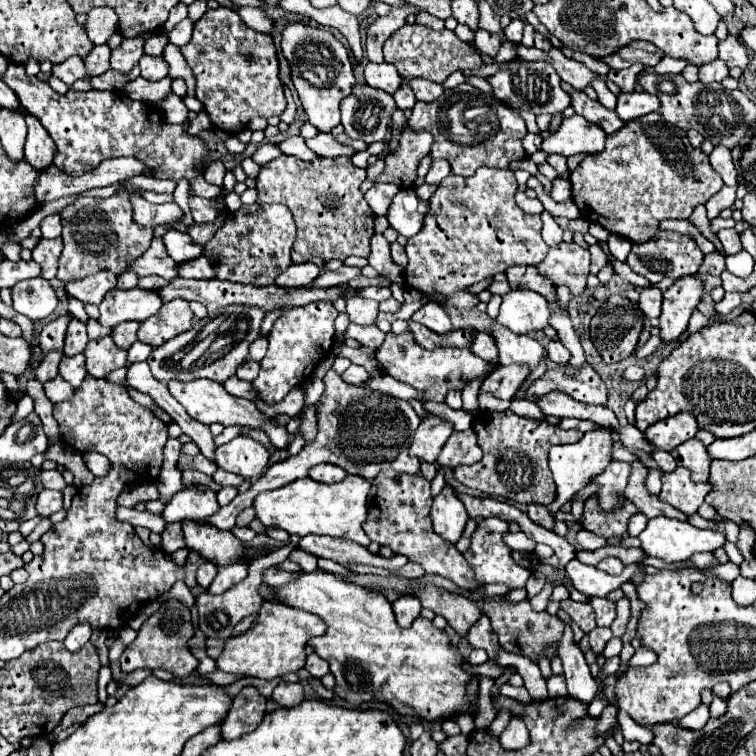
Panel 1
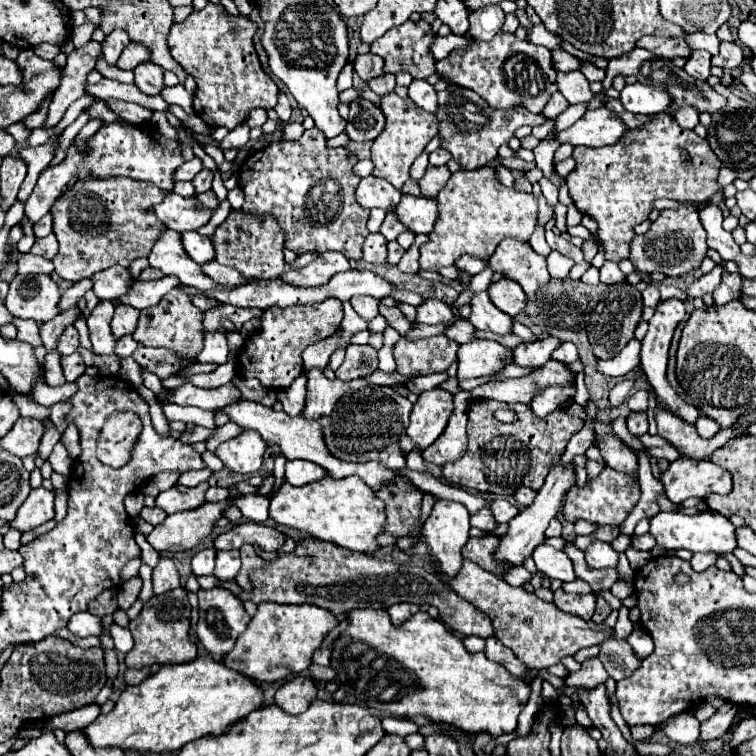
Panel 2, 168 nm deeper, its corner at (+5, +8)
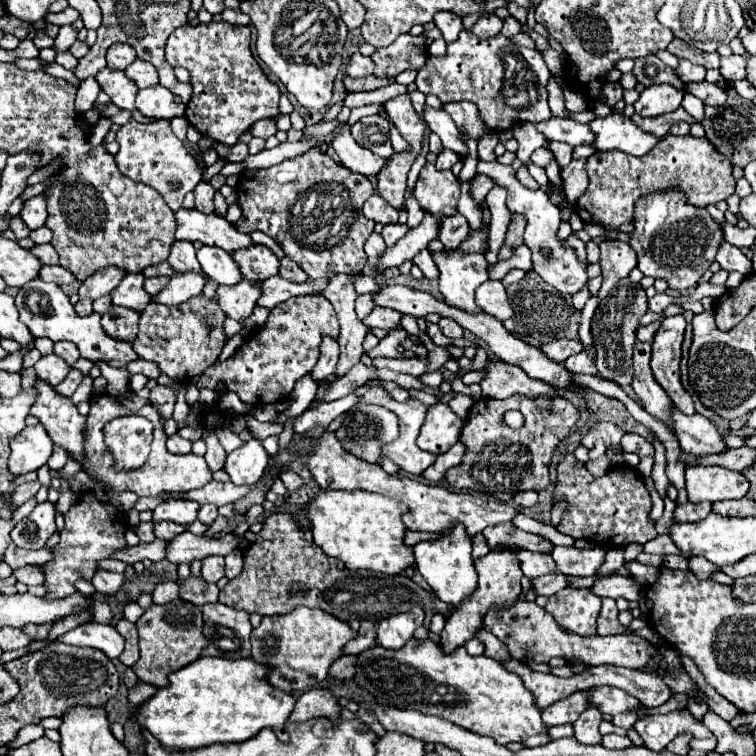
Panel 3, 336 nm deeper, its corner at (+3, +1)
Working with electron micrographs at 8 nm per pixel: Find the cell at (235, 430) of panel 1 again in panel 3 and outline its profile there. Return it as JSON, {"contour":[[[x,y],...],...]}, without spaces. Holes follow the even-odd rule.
{"contour":[[[172,435],[166,445],[168,445],[168,449],[170,449],[172,453],[190,453],[190,449],[192,449],[192,441],[182,439],[182,437],[178,437],[178,435]]]}

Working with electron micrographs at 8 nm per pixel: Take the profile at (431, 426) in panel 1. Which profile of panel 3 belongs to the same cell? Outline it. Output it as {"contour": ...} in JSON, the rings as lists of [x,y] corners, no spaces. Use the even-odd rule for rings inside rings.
{"contour":[[[434,403],[428,407],[426,419],[420,427],[418,447],[430,451],[434,455],[448,451],[460,437],[462,421],[452,413],[452,409],[444,403]]]}

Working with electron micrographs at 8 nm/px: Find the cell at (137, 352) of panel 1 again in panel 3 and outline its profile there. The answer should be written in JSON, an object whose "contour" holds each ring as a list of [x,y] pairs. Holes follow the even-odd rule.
{"contour":[[[40,279],[28,281],[24,287],[20,287],[16,295],[16,307],[20,311],[20,321],[30,329],[34,337],[48,337],[52,341],[72,341],[80,349],[82,357],[90,361],[102,359],[112,367],[126,367],[130,361],[138,359],[132,343],[116,341],[104,333],[98,313],[92,313],[88,317],[76,315],[70,299],[62,293],[56,283],[46,283]]]}

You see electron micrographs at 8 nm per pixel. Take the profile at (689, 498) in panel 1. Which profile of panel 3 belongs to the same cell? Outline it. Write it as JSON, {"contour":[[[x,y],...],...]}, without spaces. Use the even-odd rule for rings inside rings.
{"contour":[[[724,467],[686,469],[686,491],[690,503],[742,499],[748,493],[748,487],[748,481],[738,471],[728,471]]]}

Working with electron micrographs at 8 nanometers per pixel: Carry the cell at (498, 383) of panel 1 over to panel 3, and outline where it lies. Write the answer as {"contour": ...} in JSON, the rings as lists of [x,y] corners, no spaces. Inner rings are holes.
{"contour":[[[556,339],[540,347],[540,351],[556,363],[564,363],[570,355],[580,353],[582,349],[584,349],[582,341],[572,341],[572,339]]]}

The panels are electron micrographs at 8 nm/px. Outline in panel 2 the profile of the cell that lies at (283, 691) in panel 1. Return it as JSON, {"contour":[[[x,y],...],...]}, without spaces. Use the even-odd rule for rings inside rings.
{"contour":[[[296,676],[294,680],[286,682],[282,688],[276,692],[276,704],[288,712],[288,714],[302,714],[308,710],[310,702],[316,698],[316,684],[308,676]]]}

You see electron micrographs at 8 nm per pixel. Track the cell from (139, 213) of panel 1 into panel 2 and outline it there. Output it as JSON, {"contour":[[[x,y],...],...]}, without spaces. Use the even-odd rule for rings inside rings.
{"contour":[[[174,192],[164,196],[164,202],[154,206],[154,214],[170,228],[178,232],[186,230],[198,230],[206,226],[212,218],[210,210],[204,210],[200,202],[194,202],[192,198],[182,198]]]}

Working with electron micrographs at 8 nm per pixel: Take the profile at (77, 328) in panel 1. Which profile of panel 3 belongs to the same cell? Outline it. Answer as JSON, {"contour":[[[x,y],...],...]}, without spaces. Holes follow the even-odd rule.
{"contour":[[[58,341],[58,343],[54,345],[54,353],[56,353],[58,357],[62,357],[68,365],[74,365],[74,363],[78,361],[78,357],[80,357],[80,351],[76,349],[76,345],[72,345],[72,343],[68,343],[68,341]]]}

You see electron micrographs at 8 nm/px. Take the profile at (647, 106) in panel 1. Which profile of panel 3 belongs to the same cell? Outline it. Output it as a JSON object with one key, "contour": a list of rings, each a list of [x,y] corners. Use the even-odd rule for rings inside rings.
{"contour":[[[652,85],[640,93],[640,99],[634,103],[634,109],[642,117],[656,117],[672,113],[682,105],[684,93],[672,85]]]}

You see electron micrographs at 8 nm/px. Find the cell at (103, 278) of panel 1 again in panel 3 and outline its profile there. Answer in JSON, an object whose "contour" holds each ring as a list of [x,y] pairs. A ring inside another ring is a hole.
{"contour":[[[126,273],[124,279],[116,289],[112,289],[112,305],[128,307],[134,311],[144,311],[144,307],[150,303],[150,295],[142,287],[144,275],[142,273]]]}

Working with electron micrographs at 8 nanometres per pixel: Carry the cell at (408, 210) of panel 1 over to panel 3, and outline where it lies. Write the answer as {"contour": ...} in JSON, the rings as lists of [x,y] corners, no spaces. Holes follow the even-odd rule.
{"contour":[[[456,213],[452,217],[440,217],[440,231],[438,231],[438,239],[444,243],[446,249],[454,249],[462,243],[462,239],[470,233],[468,221]]]}

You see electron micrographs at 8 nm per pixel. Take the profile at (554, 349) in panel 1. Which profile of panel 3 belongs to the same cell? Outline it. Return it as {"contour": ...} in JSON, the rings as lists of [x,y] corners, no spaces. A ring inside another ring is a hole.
{"contour":[[[582,351],[582,353],[576,353],[576,355],[570,355],[570,357],[564,361],[564,367],[566,367],[570,373],[598,375],[596,365],[594,365],[594,359],[592,359],[590,355],[586,355],[584,351]]]}

